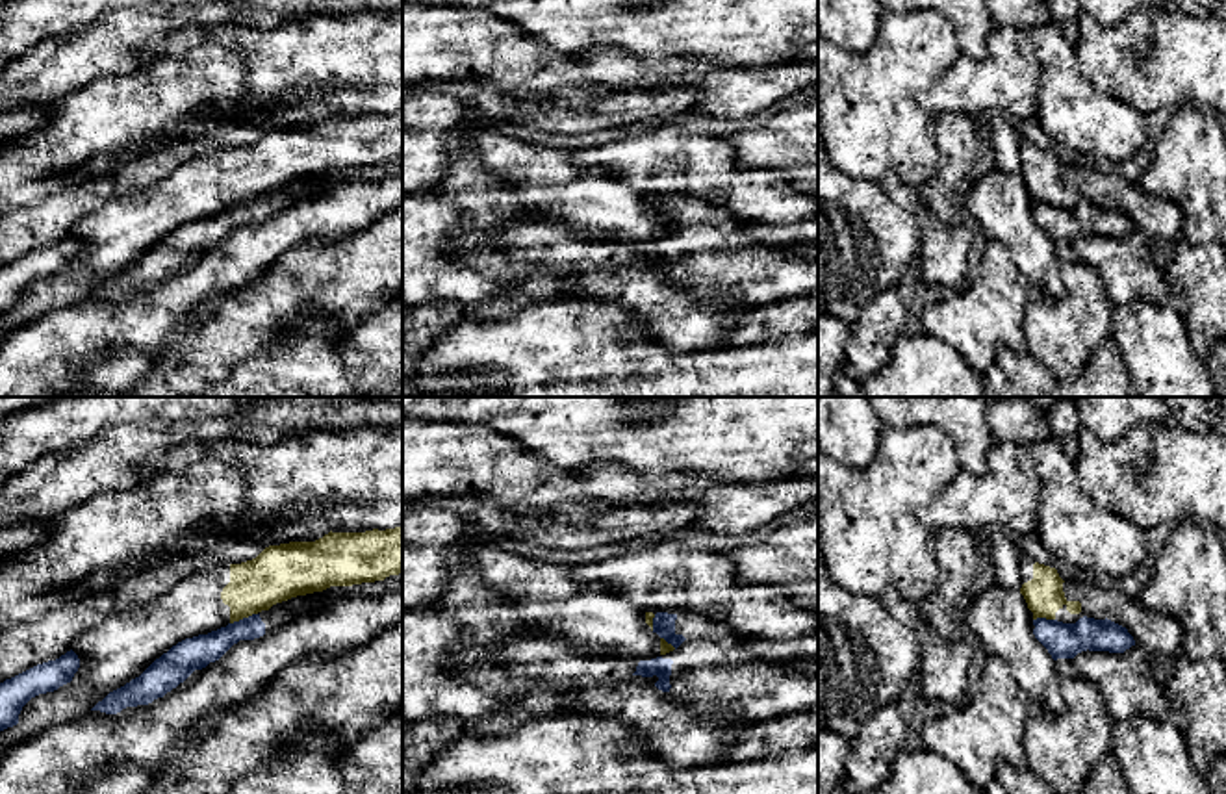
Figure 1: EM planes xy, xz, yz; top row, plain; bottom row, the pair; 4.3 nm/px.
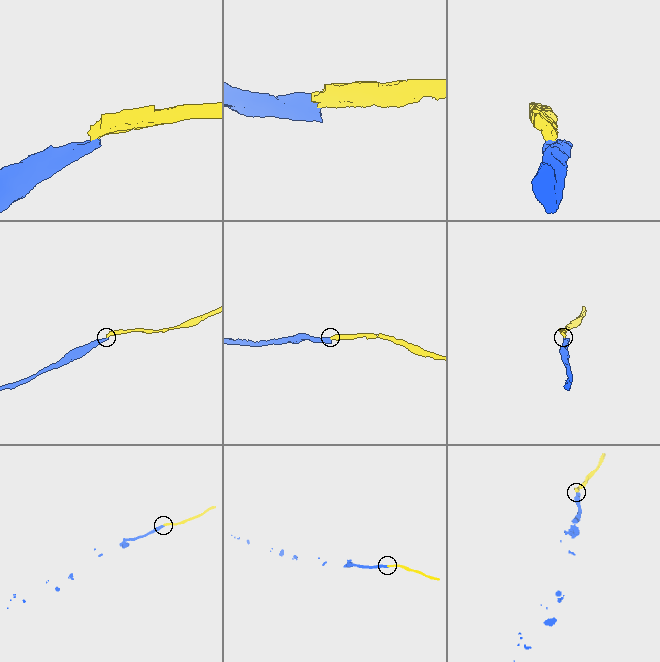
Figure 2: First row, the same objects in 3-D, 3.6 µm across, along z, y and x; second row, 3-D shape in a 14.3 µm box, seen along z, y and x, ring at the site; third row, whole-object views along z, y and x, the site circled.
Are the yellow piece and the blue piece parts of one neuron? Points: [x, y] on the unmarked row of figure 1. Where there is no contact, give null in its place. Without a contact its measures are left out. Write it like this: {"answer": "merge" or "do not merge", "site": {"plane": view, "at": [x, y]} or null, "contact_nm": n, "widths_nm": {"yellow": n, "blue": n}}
{"answer": "do not merge", "site": {"plane": "xy", "at": [243, 201]}, "contact_nm": 130, "widths_nm": {"yellow": 240, "blue": 140}}

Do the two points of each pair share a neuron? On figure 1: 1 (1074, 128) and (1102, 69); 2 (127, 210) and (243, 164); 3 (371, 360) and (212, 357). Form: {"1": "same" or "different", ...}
{"1": "different", "2": "same", "3": "different"}

